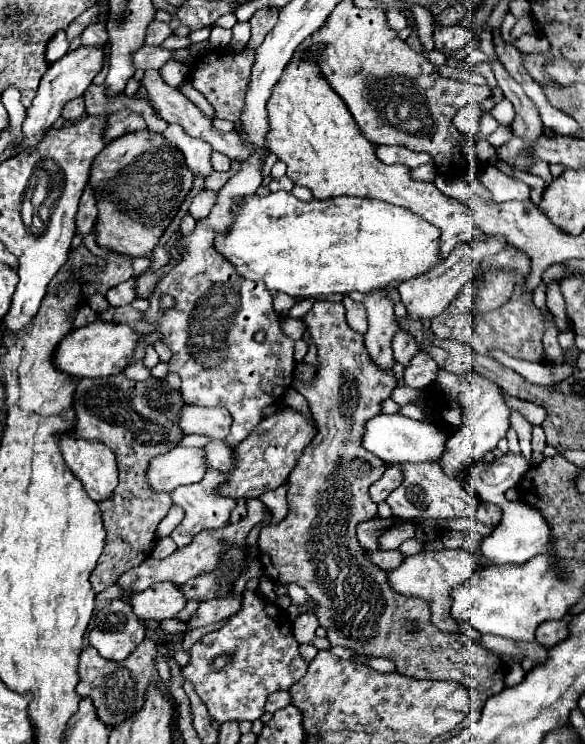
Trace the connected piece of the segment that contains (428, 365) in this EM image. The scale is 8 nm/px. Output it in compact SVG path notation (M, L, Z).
M419 351L413 357L411 365L407 365L403 369L403 385L415 387L415 389L423 389L425 385L431 385L435 381L437 371L439 371L439 365L435 365L431 355Z

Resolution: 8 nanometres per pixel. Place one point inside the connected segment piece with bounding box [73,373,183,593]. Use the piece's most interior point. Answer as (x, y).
(137, 421)

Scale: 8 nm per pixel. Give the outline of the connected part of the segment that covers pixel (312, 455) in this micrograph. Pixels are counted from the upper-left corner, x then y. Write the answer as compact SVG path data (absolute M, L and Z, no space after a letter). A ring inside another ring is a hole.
M315 301L311 311L303 317L303 323L309 329L309 335L313 343L317 345L319 355L319 369L317 377L311 384L304 384L294 378L292 385L307 401L309 409L313 413L313 419L317 423L317 435L311 441L309 449L303 451L299 457L295 469L287 477L287 505L289 513L279 523L269 523L261 527L259 533L259 551L261 551L261 563L265 569L265 575L277 583L291 583L295 581L301 585L309 597L313 597L319 605L315 611L319 625L327 631L327 639L331 647L341 645L347 647L359 655L365 657L385 657L395 663L397 673L405 677L421 677L421 679L435 679L441 677L443 669L439 665L463 665L463 681L465 687L471 691L471 697L477 705L483 705L489 697L501 693L505 689L505 673L503 673L503 661L501 655L479 647L473 643L467 635L461 633L445 633L439 631L431 623L431 611L423 599L415 597L403 597L389 589L385 571L377 569L359 547L359 541L355 537L355 525L361 521L369 521L377 515L377 505L369 499L369 487L375 483L383 471L381 459L373 457L373 453L365 451L361 445L363 437L363 425L371 417L379 415L379 403L391 395L391 391L397 387L397 379L393 371L381 369L367 353L363 335L353 331L345 321L345 307L343 303L331 303L331 301ZM351 459L365 459L371 463L373 471L365 479L357 479L349 471ZM409 621L417 623L415 631L409 631Z

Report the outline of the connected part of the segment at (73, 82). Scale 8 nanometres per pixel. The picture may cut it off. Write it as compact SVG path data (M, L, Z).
M79 47L75 51L69 51L67 55L63 55L59 61L51 63L47 73L41 77L41 83L39 83L39 89L37 89L37 95L35 99L31 101L31 107L27 109L27 115L25 115L25 121L21 125L21 133L23 133L23 141L19 145L19 153L25 153L29 149L33 149L47 133L47 129L61 117L61 111L63 107L79 97L93 81L93 77L99 73L103 65L103 47Z

